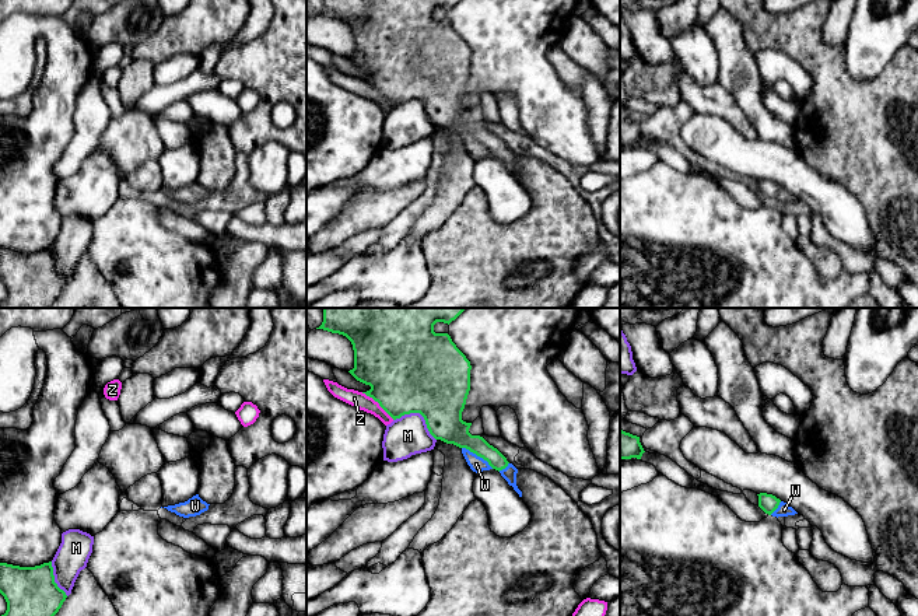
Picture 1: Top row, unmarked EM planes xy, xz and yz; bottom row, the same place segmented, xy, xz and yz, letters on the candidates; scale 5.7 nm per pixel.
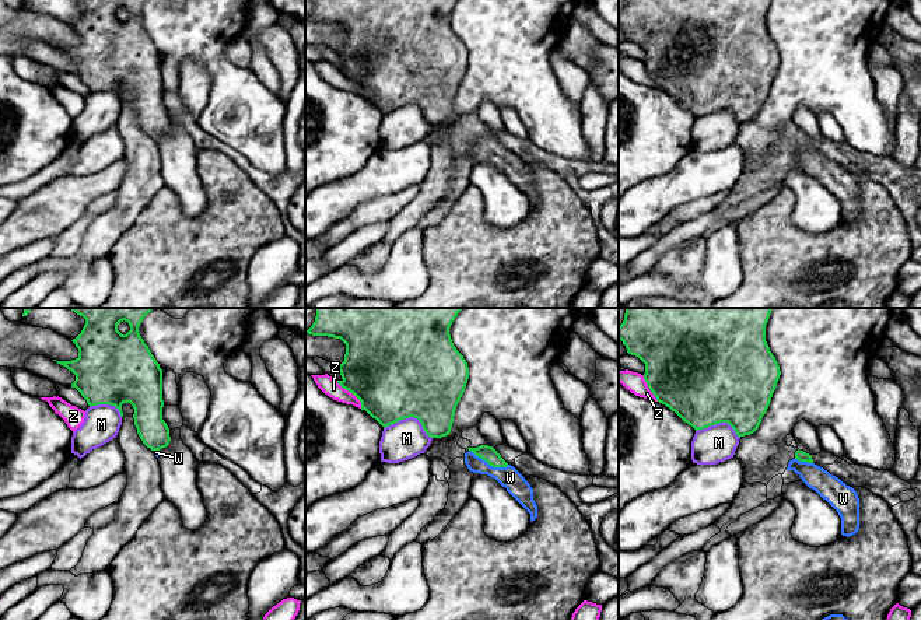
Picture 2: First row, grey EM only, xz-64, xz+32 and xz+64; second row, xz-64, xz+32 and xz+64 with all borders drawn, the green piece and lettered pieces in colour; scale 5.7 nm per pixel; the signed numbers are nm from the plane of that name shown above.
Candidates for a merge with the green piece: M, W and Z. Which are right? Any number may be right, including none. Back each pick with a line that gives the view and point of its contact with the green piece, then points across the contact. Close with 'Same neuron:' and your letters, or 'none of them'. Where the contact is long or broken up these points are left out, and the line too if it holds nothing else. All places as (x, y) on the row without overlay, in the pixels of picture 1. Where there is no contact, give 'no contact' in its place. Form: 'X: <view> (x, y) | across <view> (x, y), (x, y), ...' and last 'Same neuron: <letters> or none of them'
W: xz (477, 142) | across xz (447, 111), (477, 142), (476, 150)
Same neuron: W

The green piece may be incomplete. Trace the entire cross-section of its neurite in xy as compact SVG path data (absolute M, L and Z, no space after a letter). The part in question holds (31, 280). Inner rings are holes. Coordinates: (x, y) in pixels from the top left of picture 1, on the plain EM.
M52 248L35 253L0 249L0 280L7 288L0 308L49 308L67 284L55 269Z

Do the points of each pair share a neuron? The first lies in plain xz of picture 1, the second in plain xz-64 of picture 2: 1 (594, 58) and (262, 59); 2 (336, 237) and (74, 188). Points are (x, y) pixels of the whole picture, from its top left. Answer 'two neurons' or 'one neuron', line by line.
1: two neurons
2: one neuron

